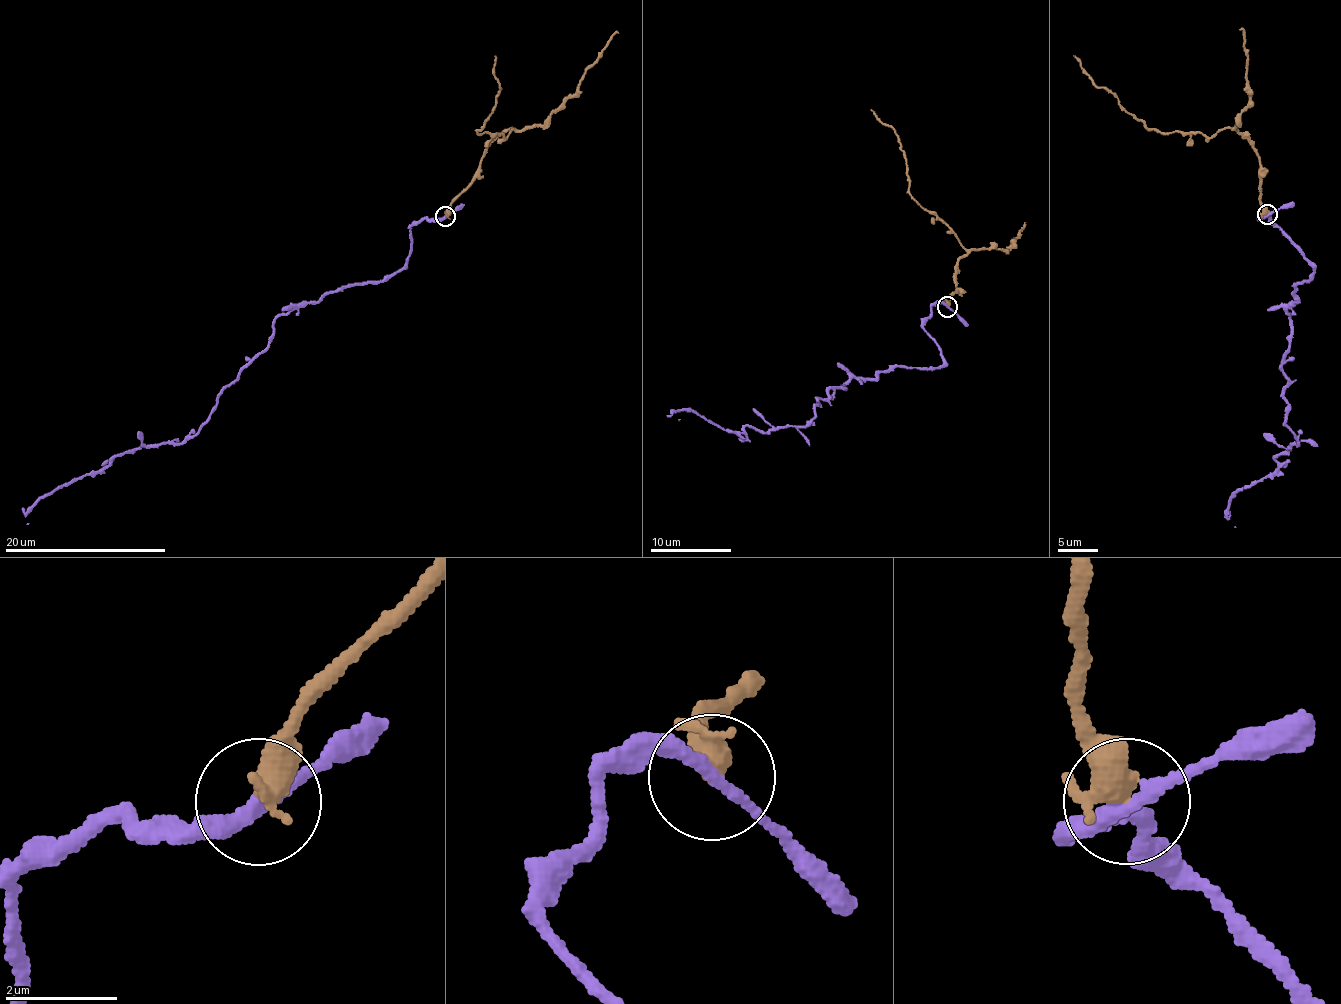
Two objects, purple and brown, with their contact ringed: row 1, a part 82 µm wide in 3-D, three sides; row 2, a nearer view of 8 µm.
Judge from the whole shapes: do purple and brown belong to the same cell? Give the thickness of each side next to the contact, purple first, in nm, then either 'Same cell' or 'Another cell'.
Thickness 240 nm (purple) against 360 nm. Another cell

